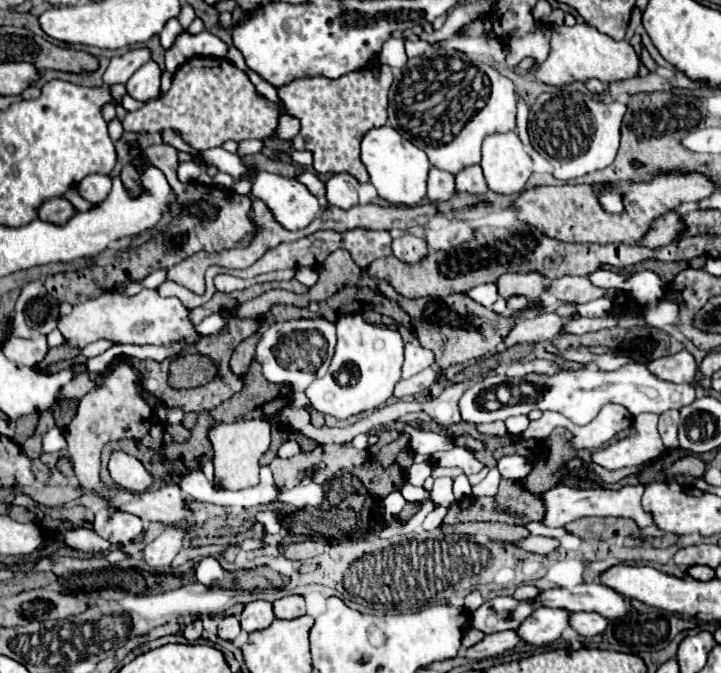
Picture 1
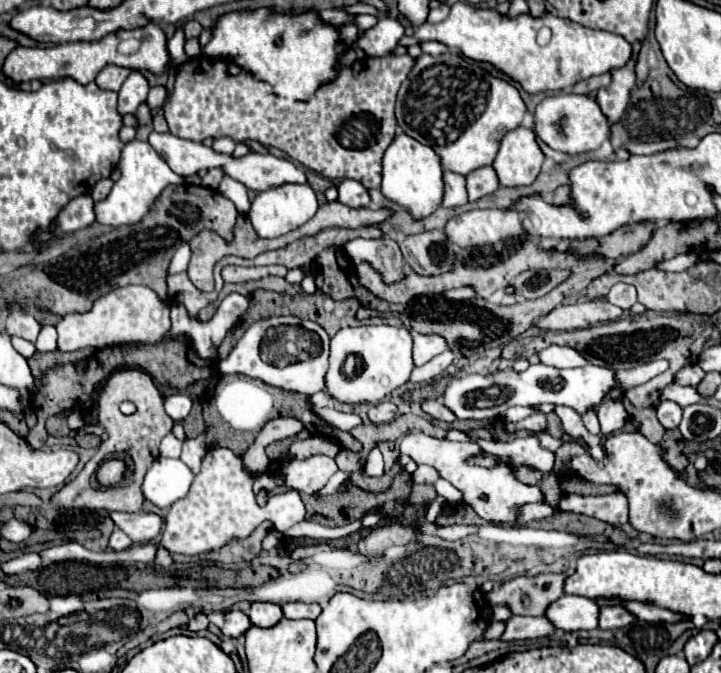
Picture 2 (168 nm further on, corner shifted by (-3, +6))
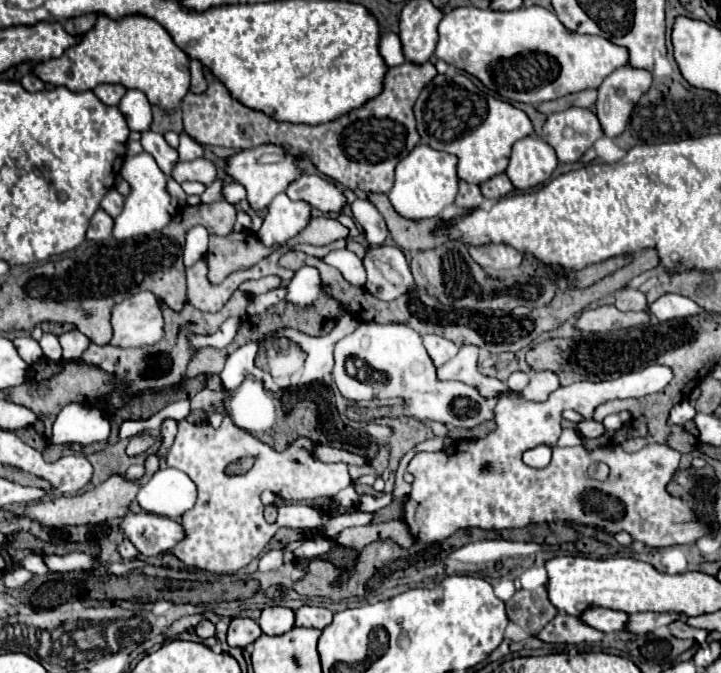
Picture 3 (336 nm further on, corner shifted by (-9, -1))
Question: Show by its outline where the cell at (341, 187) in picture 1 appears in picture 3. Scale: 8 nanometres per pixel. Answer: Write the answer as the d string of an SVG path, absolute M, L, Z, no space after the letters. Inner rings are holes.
M357 199L355 203L351 203L351 211L353 211L355 221L363 229L363 237L365 237L367 245L371 245L371 247L383 245L385 239L389 237L389 231L387 231L385 219L375 209L375 205L369 199Z

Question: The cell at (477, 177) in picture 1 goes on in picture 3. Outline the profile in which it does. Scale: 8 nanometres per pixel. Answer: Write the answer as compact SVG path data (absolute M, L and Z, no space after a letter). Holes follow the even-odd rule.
M505 173L495 175L493 179L489 179L481 185L481 191L483 191L485 199L501 199L501 197L509 195L513 189L515 187L513 187L513 183L509 181L509 177Z

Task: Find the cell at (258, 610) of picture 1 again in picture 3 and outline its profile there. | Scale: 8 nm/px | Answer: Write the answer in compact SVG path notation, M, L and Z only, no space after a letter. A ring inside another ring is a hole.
M267 607L261 613L259 627L265 635L283 635L295 625L295 613L289 607Z

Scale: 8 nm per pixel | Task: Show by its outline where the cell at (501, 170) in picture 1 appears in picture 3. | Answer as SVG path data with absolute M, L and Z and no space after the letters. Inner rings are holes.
M523 137L513 145L507 177L519 191L545 183L557 167L557 155L549 143L539 137Z

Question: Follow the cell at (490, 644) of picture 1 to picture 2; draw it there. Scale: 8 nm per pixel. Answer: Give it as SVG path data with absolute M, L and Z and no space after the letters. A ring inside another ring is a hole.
M511 616L505 632L501 636L503 642L511 640L527 640L527 638L543 638L547 634L555 632L553 624L543 616L543 618L533 618L533 616Z

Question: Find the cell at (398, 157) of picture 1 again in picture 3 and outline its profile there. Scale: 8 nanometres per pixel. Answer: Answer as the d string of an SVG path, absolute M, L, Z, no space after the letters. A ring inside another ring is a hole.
M417 145L395 169L395 185L389 191L391 205L397 213L407 219L429 219L437 217L457 195L457 157L445 151L431 149L429 145Z

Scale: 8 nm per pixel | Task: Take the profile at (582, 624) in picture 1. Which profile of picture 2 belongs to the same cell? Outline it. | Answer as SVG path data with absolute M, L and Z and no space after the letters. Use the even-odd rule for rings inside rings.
M603 606L599 608L599 628L601 630L615 630L631 624L635 616L631 616L625 608L621 606Z

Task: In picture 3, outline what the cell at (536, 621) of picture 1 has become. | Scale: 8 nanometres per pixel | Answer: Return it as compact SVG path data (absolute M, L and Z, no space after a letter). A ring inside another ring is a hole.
M589 609L581 615L581 621L585 621L587 625L599 629L599 631L621 631L625 629L625 623L627 623L629 615L625 615L623 611L609 611L609 609Z

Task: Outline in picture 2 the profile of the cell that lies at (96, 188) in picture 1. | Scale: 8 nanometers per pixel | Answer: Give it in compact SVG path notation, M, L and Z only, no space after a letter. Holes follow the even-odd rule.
M103 178L103 180L99 180L99 182L95 184L95 188L91 190L93 200L95 200L95 202L97 202L97 200L103 200L103 198L111 192L111 186L113 186L113 180L111 180L111 178Z

